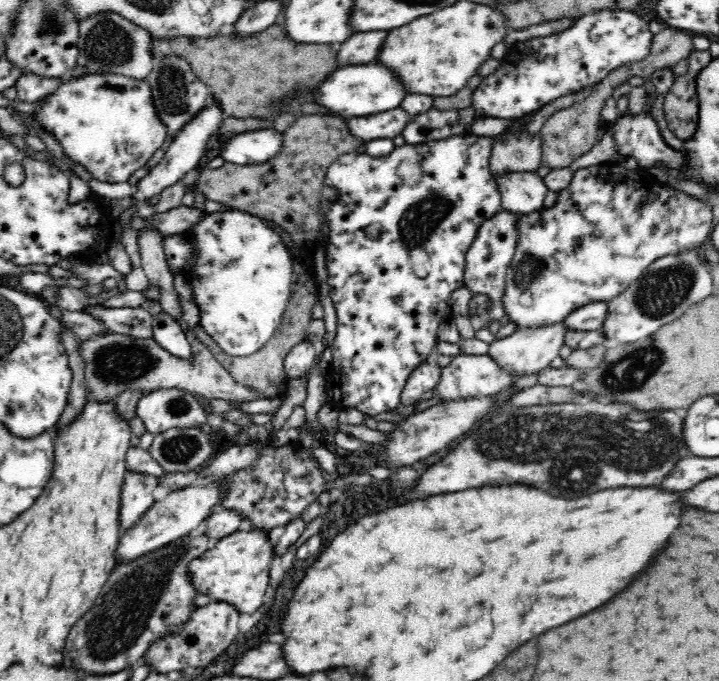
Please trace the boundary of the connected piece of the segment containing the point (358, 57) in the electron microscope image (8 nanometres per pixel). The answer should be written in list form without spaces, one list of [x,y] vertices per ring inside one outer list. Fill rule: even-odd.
[[[386,32],[354,34],[344,44],[338,45],[340,46],[340,48],[337,48],[338,64],[344,67],[348,64],[368,64],[368,62],[376,60],[384,40],[386,40]]]

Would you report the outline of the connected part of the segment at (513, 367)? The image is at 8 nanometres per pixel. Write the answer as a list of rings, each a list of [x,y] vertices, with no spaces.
[[[565,322],[550,324],[550,326],[518,327],[514,333],[489,344],[488,354],[498,363],[500,368],[524,376],[536,374],[550,366],[565,345],[565,334],[570,329]]]

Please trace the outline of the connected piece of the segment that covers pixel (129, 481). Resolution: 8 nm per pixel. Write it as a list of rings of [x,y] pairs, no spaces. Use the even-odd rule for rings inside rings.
[[[127,470],[122,482],[119,510],[122,532],[135,526],[155,503],[153,493],[159,488],[158,482],[159,480],[150,474]]]

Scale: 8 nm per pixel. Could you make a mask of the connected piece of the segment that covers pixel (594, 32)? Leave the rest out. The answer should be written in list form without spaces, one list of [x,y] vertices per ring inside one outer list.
[[[609,7],[582,16],[558,34],[512,45],[500,67],[473,92],[473,102],[486,117],[519,120],[560,96],[594,88],[615,68],[650,56],[653,36],[639,12]]]

